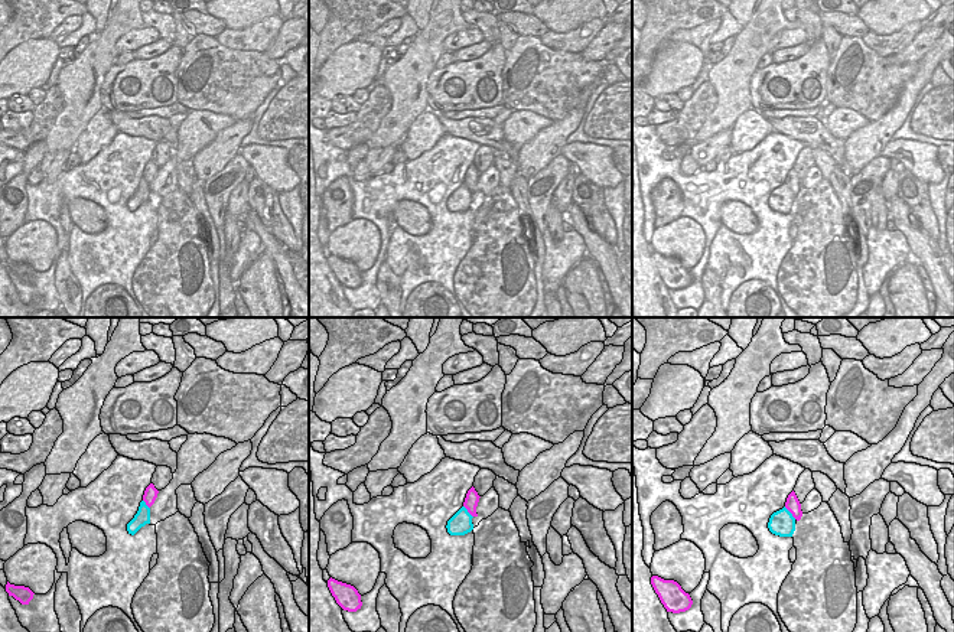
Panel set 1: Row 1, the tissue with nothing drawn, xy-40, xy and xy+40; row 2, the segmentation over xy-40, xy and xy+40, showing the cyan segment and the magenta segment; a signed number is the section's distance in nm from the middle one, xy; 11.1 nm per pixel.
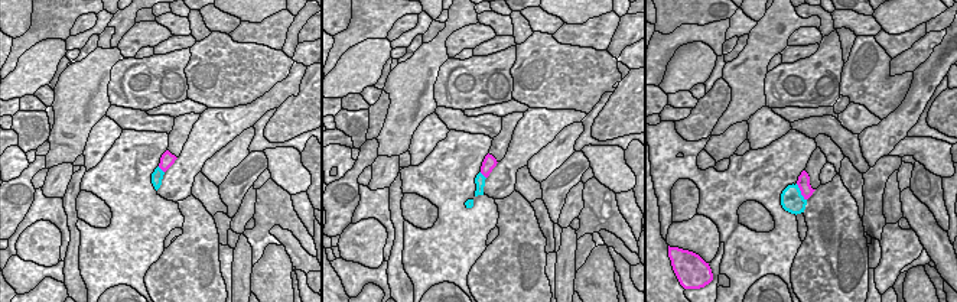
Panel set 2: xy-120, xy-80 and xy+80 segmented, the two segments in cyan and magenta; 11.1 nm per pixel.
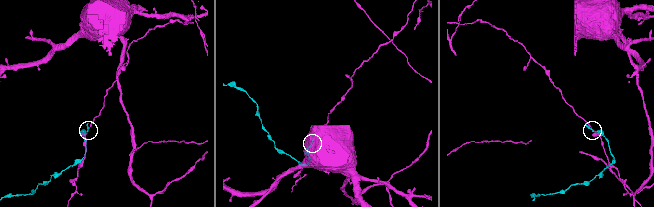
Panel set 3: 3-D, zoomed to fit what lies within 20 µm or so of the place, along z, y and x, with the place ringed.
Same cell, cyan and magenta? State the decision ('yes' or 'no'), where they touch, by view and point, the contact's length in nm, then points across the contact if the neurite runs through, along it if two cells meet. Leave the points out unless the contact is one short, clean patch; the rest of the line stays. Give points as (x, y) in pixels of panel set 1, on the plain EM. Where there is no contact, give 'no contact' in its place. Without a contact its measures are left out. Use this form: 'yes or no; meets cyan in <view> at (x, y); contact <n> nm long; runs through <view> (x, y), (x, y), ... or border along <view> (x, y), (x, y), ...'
no; meets cyan in xy+40 at (790, 189); contact 200 nm long

